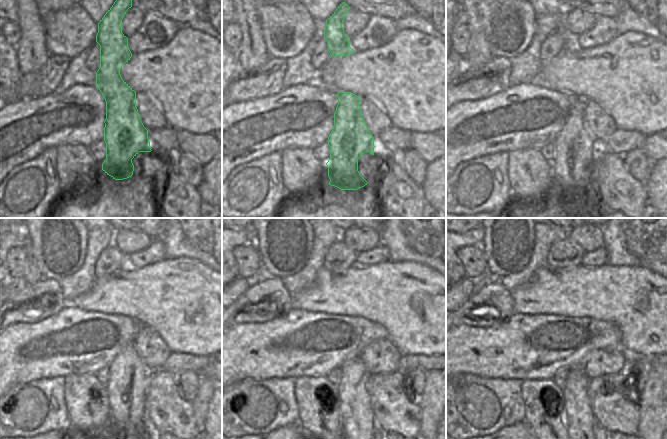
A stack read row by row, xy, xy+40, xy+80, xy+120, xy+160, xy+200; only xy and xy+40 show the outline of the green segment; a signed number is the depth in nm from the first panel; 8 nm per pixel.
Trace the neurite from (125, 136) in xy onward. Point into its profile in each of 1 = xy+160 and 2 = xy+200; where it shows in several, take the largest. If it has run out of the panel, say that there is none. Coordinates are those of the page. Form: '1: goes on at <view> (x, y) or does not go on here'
1: goes on at xy+160 (356, 415)
2: goes on at xy+200 (580, 421)

